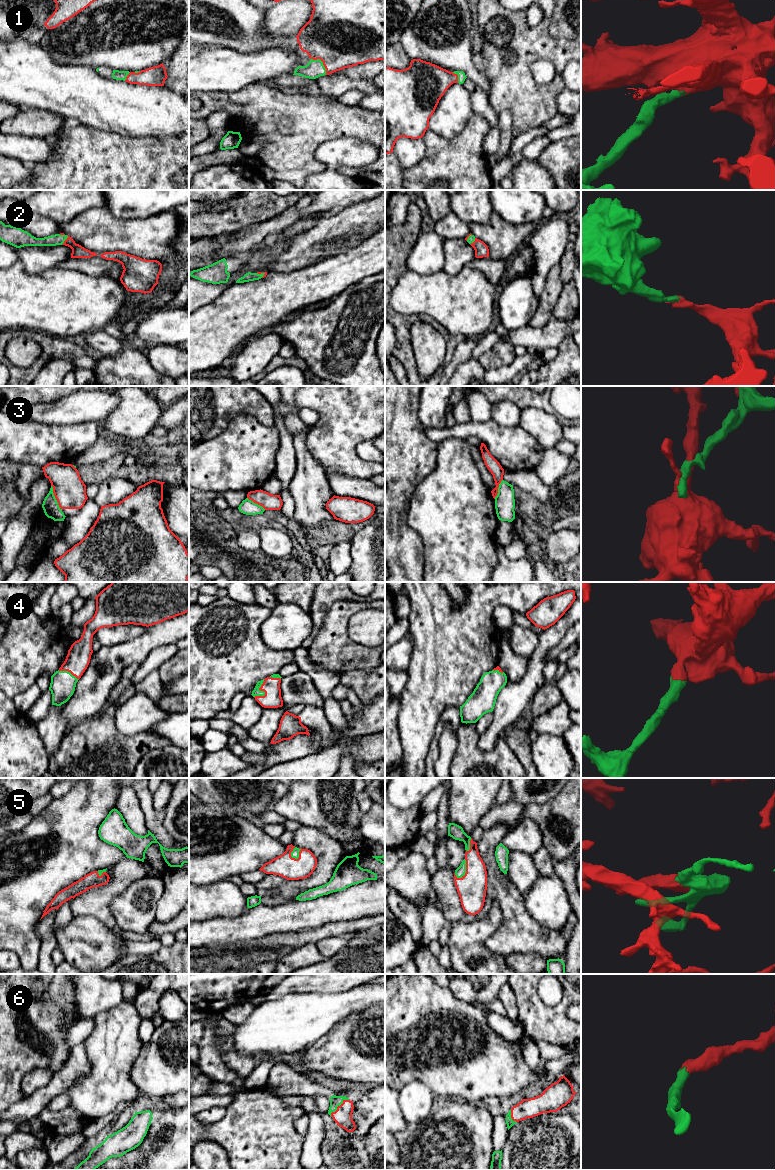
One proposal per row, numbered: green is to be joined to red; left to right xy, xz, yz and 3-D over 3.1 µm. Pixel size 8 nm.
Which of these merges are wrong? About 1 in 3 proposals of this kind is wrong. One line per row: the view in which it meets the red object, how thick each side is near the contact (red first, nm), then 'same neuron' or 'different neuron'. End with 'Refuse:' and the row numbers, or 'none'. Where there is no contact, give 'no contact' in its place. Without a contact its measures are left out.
1: xz | 500/140 nm | same neuron
2: xy | 100/90 nm | same neuron
3: xy | 260/130 nm | different neuron
4: xz | 140/60 nm | same neuron
5: yz | 240/80 nm | same neuron
6: xz | 150/90 nm | same neuron
Refuse: 3

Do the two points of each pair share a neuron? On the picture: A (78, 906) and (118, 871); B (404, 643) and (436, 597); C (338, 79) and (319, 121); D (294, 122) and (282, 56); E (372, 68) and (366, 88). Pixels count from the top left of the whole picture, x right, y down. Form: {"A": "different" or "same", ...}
{"A": "same", "B": "different", "C": "different", "D": "different", "E": "different"}

